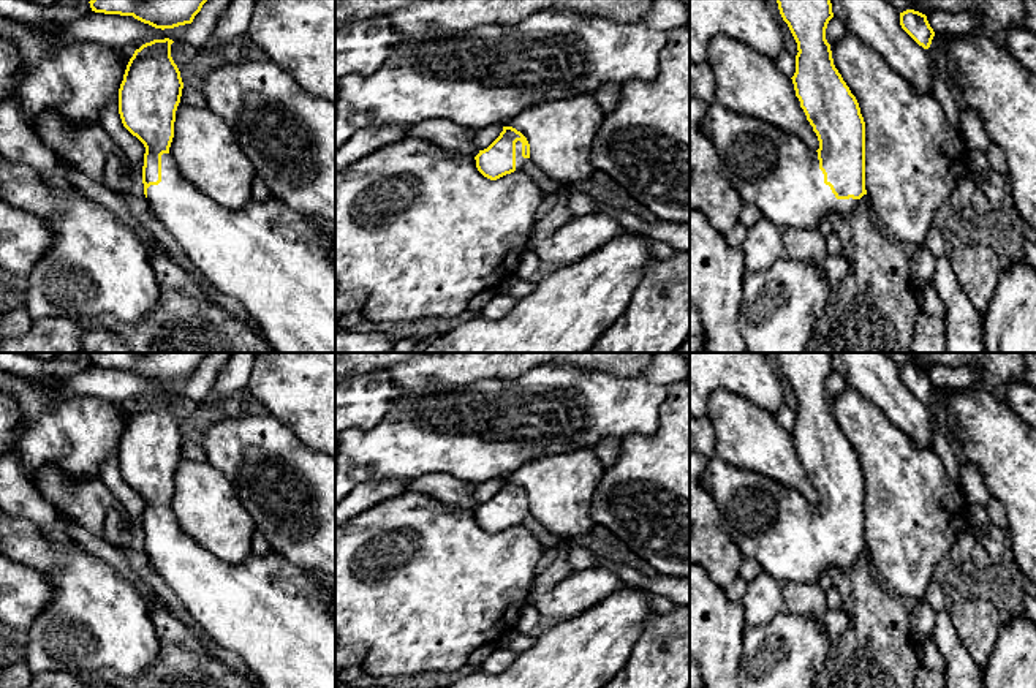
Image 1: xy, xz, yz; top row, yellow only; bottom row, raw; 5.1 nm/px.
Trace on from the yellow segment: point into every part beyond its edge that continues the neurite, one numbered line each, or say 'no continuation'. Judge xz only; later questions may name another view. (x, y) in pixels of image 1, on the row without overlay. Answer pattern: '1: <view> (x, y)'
1: xz (521, 516)

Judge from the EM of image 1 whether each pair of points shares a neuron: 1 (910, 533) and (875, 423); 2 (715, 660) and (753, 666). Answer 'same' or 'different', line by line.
1: same
2: different

